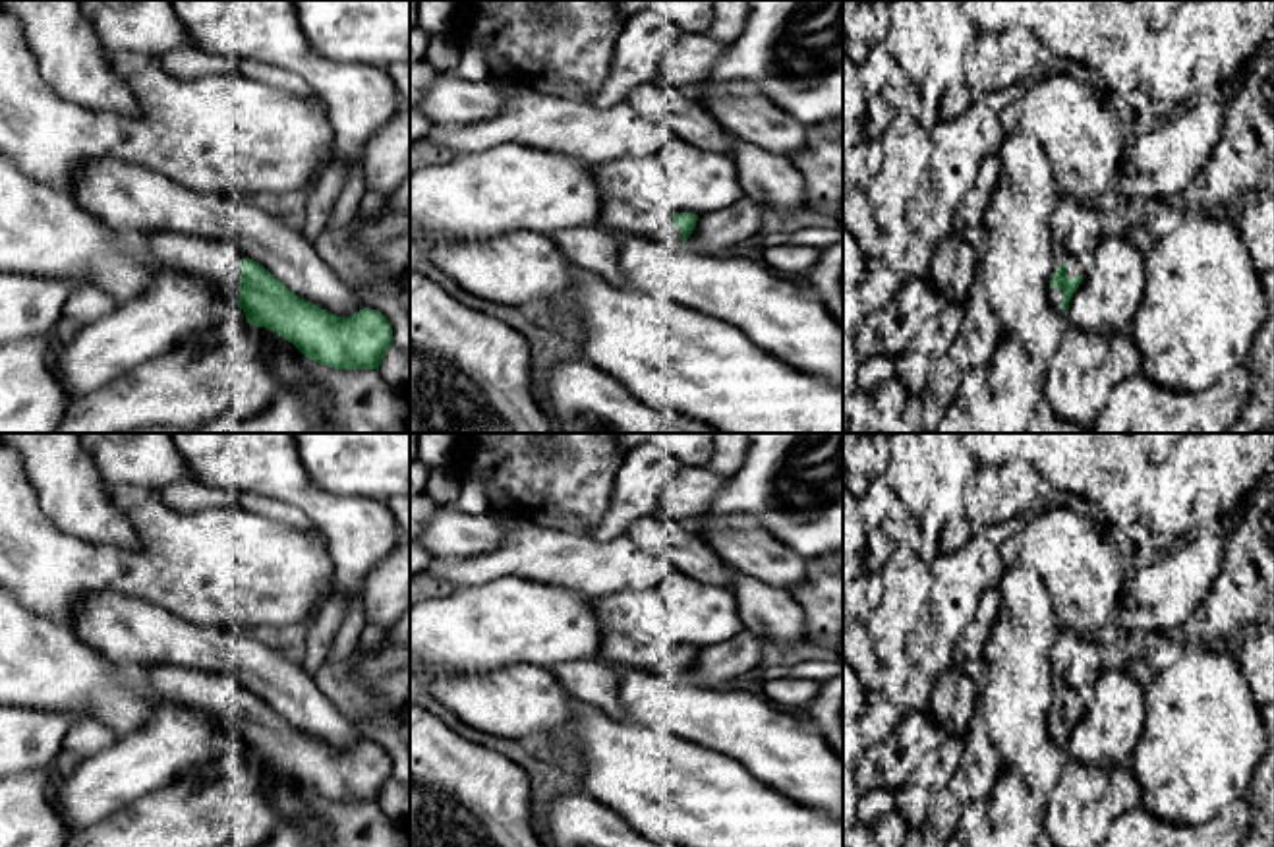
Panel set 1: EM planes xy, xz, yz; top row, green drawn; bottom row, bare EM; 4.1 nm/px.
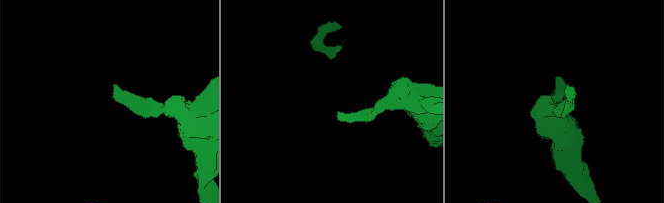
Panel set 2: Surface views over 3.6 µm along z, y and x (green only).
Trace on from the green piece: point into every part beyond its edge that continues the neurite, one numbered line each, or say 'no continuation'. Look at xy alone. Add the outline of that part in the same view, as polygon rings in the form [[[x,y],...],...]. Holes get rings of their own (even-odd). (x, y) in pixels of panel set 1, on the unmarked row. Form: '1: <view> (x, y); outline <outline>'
1: xy (217, 695); outline [[[180,665],[149,669],[151,690],[164,702],[174,702],[209,716],[220,729],[240,733],[244,686],[226,673],[197,671]]]

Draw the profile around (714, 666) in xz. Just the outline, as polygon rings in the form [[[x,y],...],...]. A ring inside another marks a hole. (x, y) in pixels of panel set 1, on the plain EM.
[[[742,630],[719,644],[700,648],[696,659],[682,681],[715,688],[727,681],[760,667],[766,640]]]

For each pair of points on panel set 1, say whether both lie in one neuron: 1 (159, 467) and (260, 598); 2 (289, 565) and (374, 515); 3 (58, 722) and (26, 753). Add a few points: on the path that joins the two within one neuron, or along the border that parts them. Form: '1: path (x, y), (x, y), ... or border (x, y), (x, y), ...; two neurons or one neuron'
1: border (115, 484), (153, 488), (159, 494); two neurons
2: border (314, 523), (323, 536), (337, 583); two neurons
3: path (51, 728), (33, 745); one neuron

